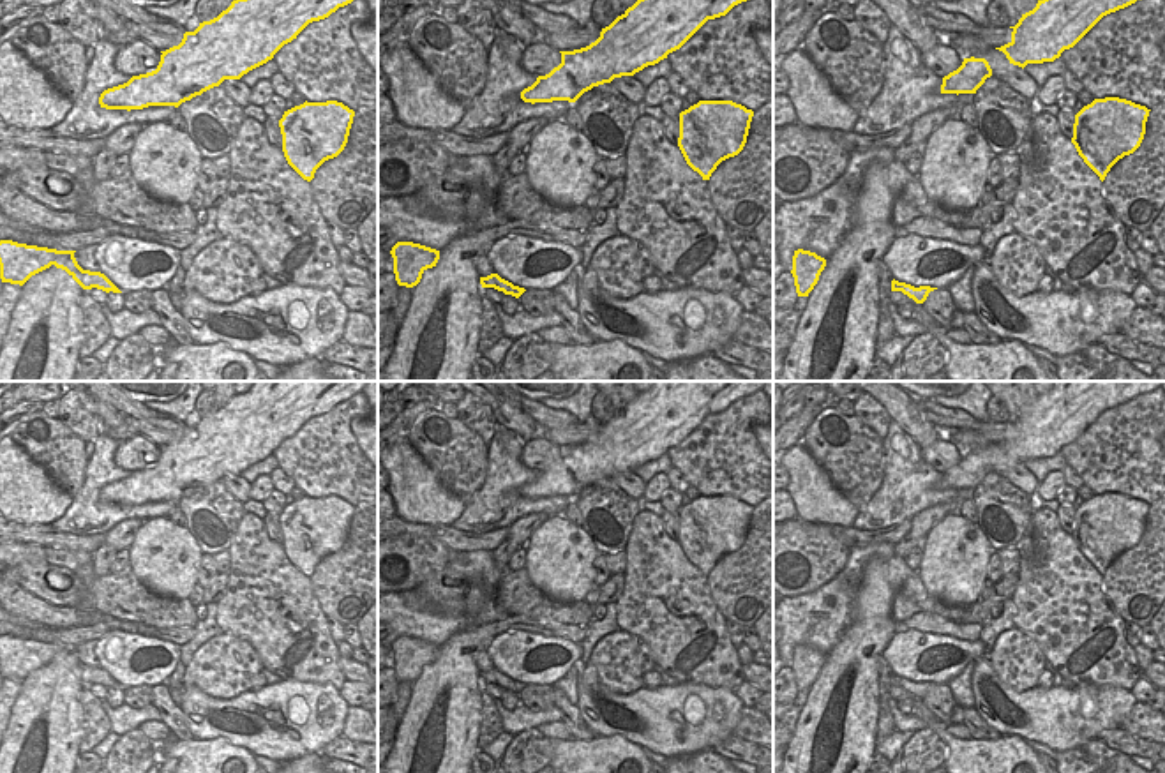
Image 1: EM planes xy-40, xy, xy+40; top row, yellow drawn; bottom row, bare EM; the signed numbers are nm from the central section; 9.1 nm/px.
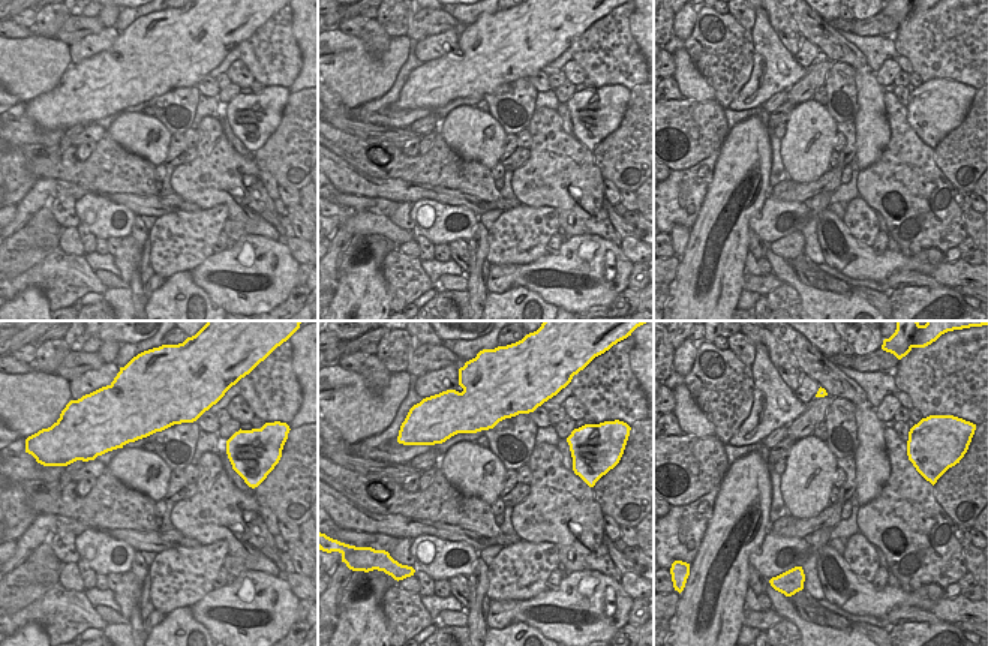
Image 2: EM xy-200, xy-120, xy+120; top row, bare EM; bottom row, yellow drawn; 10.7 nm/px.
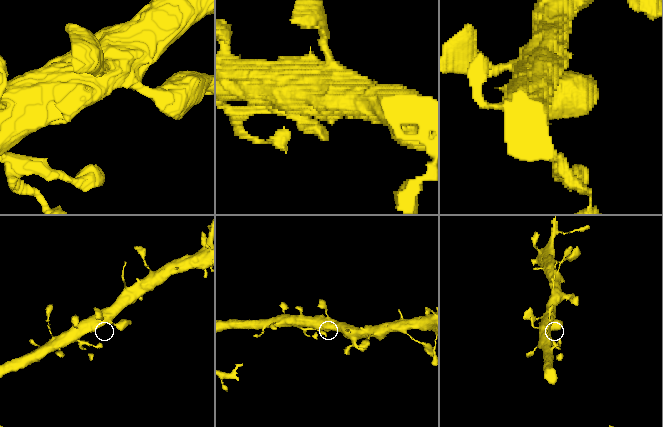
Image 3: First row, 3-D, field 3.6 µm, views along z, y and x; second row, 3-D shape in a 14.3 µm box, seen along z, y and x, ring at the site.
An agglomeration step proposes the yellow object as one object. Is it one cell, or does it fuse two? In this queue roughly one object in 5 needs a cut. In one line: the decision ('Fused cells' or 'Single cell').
Single cell

